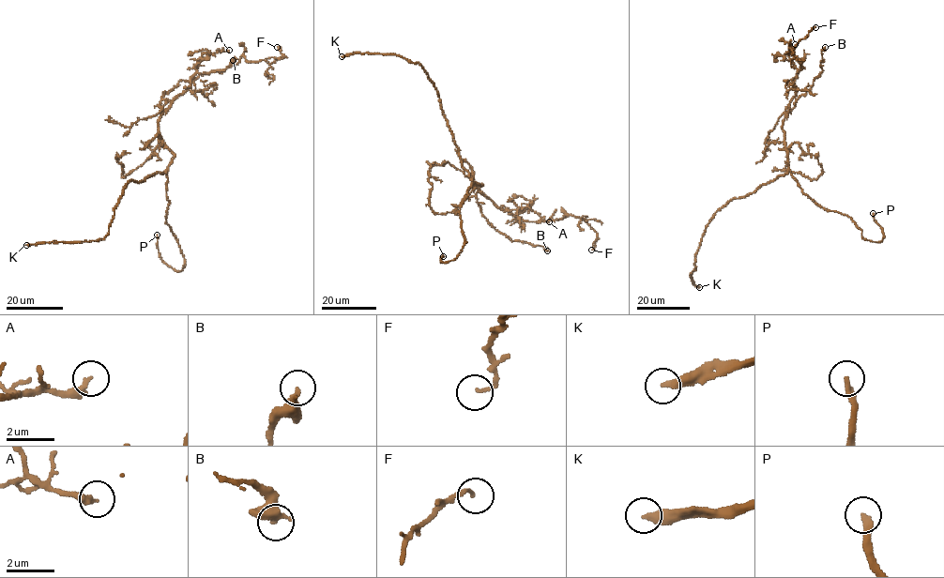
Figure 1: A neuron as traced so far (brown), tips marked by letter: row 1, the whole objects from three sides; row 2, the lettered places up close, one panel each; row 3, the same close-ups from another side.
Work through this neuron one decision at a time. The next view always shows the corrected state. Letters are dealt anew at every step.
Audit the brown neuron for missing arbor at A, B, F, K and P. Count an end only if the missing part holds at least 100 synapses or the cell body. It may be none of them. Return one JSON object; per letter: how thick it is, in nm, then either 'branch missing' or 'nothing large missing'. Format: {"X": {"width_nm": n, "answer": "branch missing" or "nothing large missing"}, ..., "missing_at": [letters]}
{"A": {"width_nm": 300, "answer": "nothing large missing"}, "B": {"width_nm": 440, "answer": "nothing large missing"}, "F": {"width_nm": 130, "answer": "nothing large missing"}, "K": {"width_nm": 340, "answer": "branch missing"}, "P": {"width_nm": 280, "answer": "branch missing"}, "missing_at": ["K", "P"]}

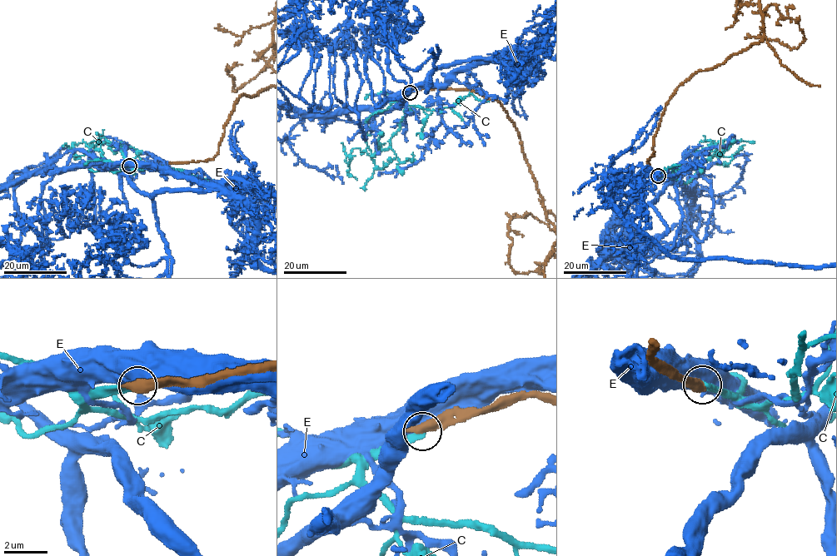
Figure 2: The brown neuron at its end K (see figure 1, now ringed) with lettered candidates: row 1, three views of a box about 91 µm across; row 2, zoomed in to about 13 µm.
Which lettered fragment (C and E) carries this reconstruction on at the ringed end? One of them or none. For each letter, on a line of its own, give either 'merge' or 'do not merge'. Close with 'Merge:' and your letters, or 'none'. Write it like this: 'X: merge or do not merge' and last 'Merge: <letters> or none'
C: merge
E: do not merge
Merge: C

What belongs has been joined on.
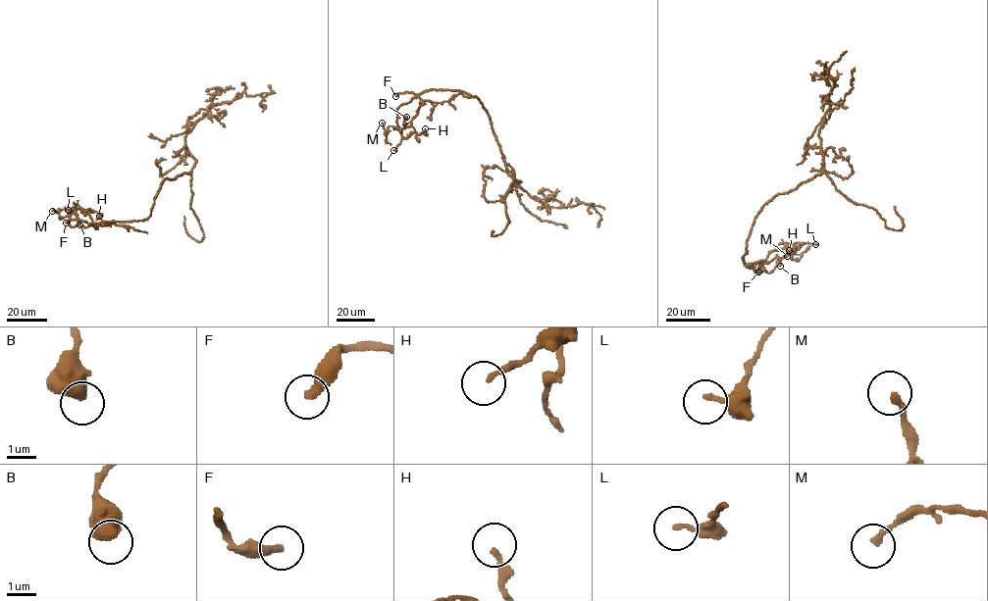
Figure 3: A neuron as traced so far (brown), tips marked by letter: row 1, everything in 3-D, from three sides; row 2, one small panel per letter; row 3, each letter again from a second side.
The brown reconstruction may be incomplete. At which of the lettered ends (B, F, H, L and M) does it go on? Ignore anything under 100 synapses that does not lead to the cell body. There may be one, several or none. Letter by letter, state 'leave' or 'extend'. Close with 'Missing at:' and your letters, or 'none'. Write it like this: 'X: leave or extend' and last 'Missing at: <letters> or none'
B: leave
F: extend
H: leave
L: leave
M: leave
Missing at: F

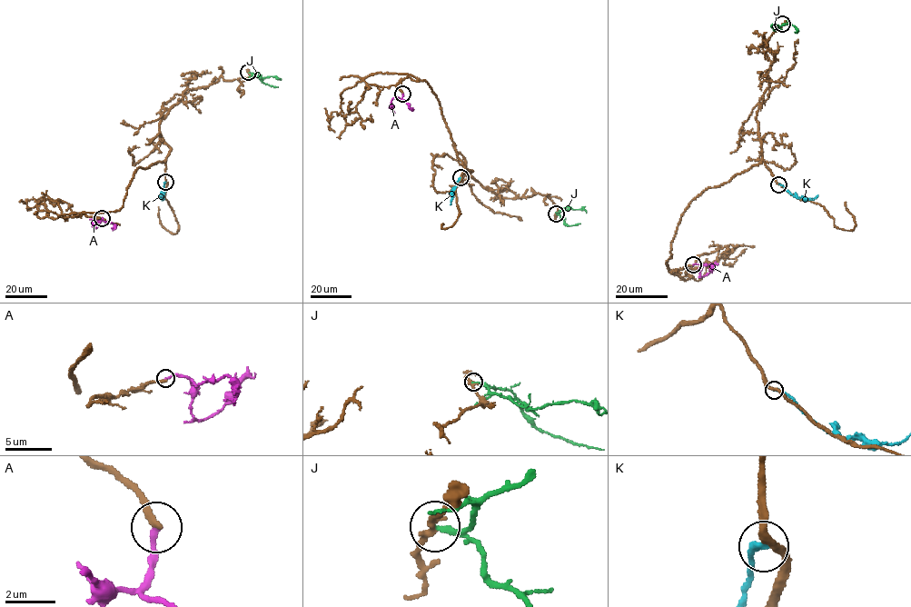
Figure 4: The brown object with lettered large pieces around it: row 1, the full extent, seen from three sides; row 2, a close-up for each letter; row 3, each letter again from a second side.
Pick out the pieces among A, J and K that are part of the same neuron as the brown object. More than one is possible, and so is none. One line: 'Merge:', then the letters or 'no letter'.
Merge: no letter

